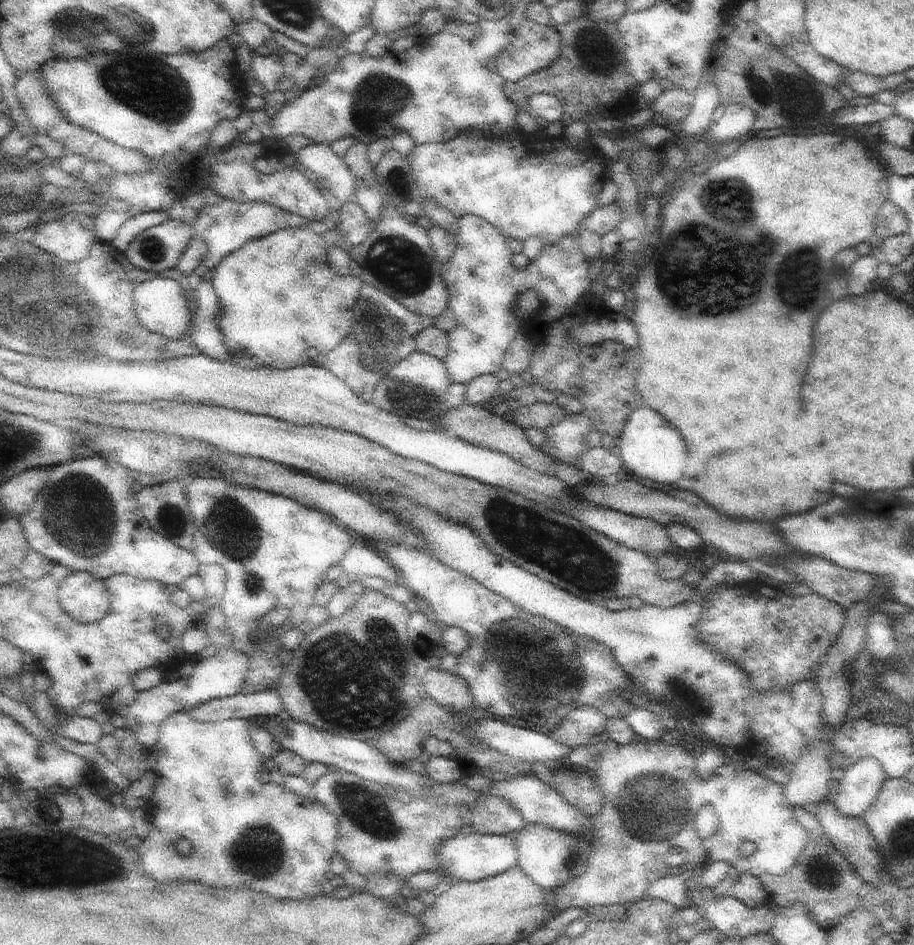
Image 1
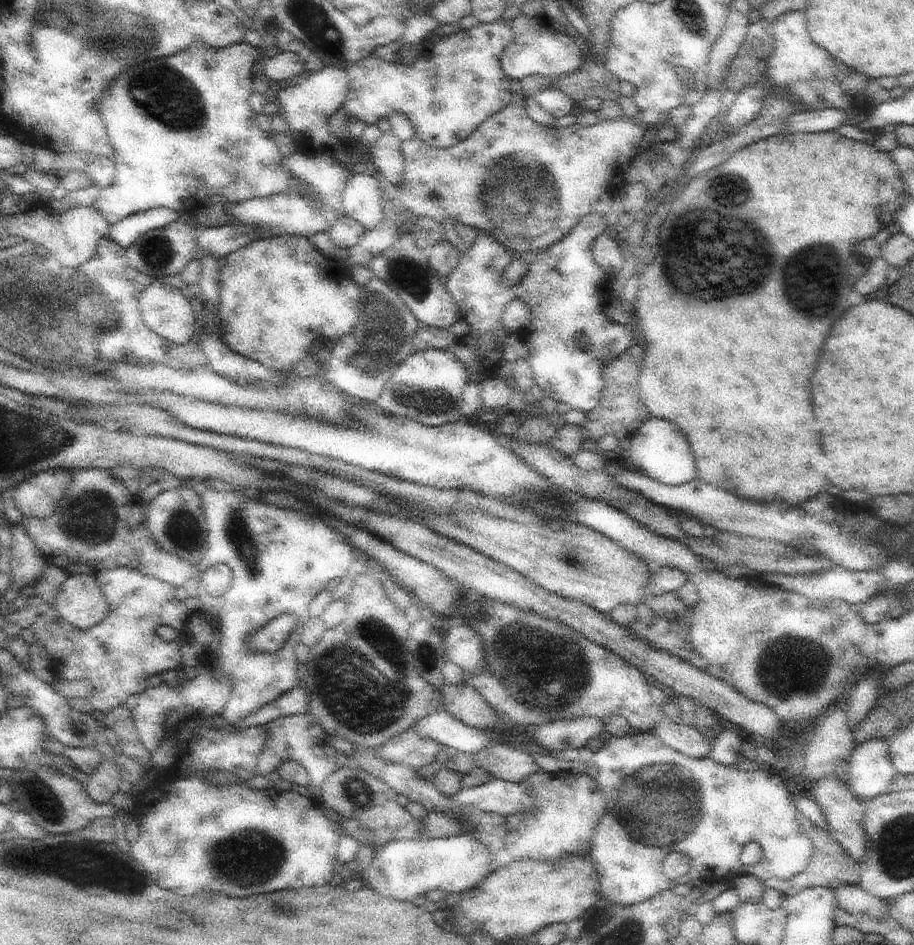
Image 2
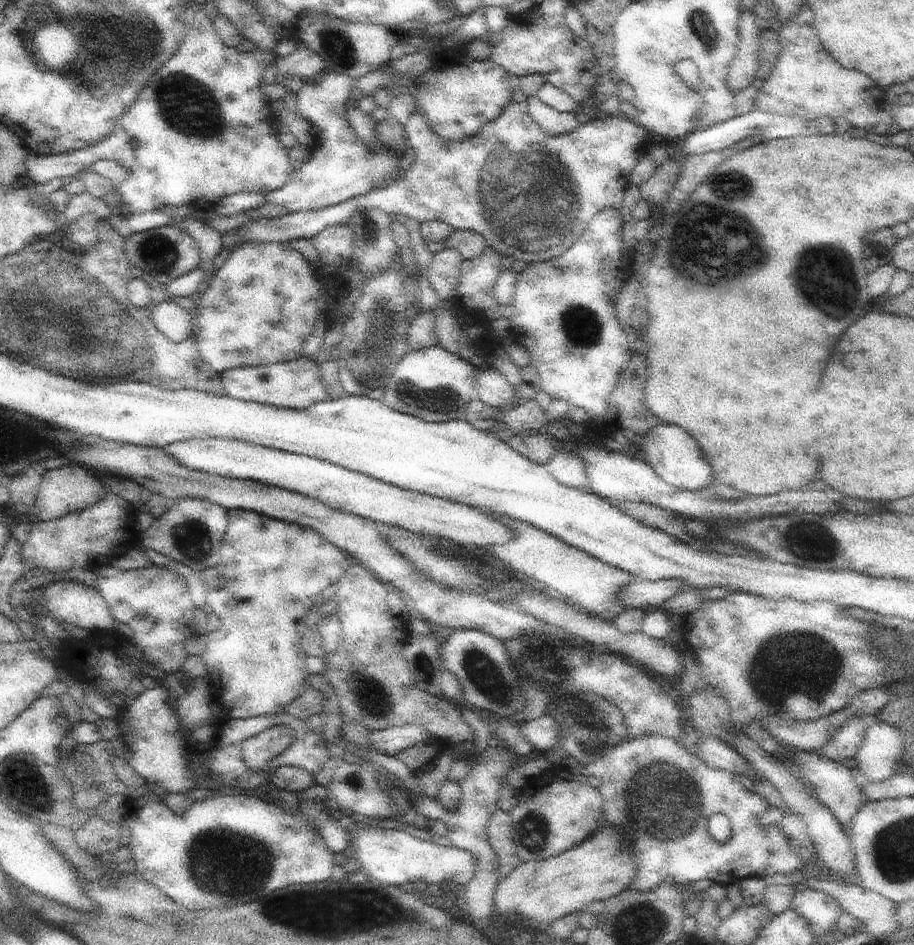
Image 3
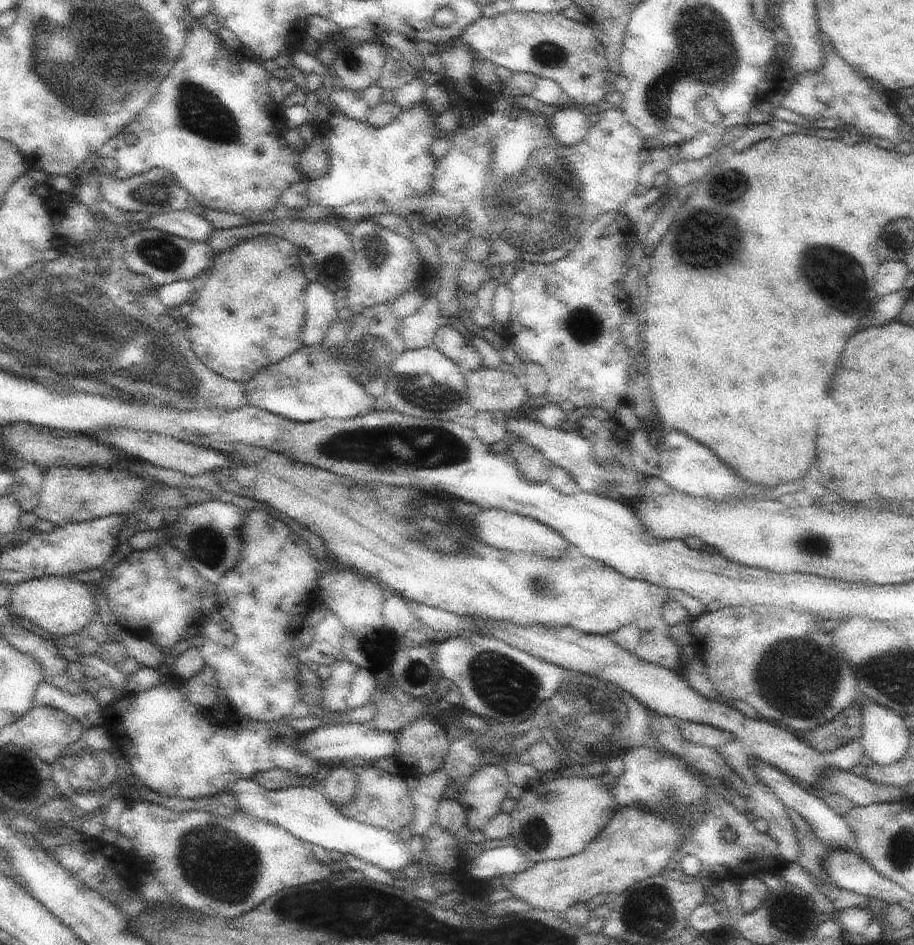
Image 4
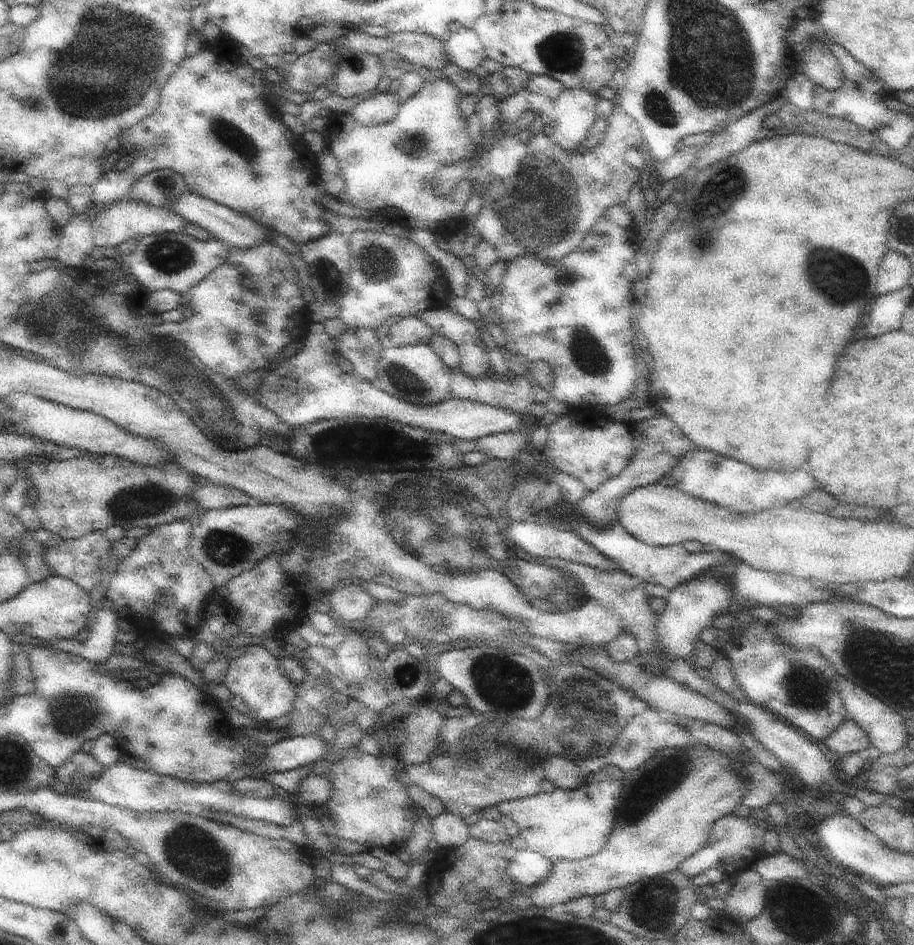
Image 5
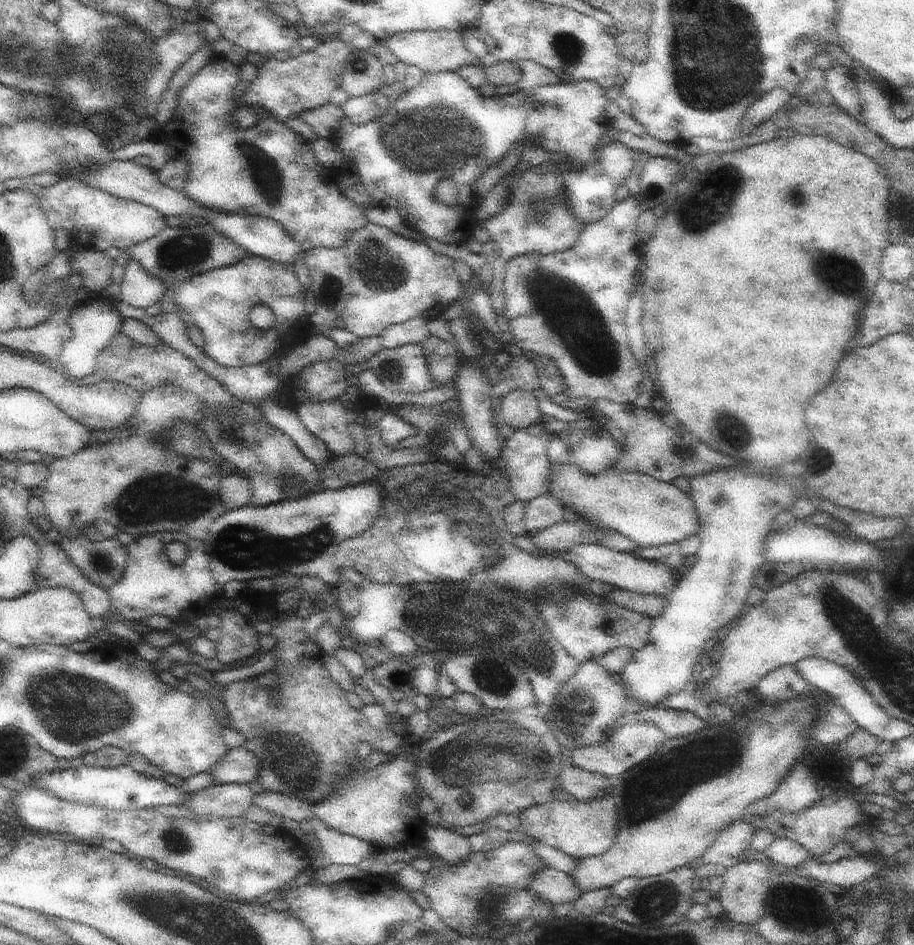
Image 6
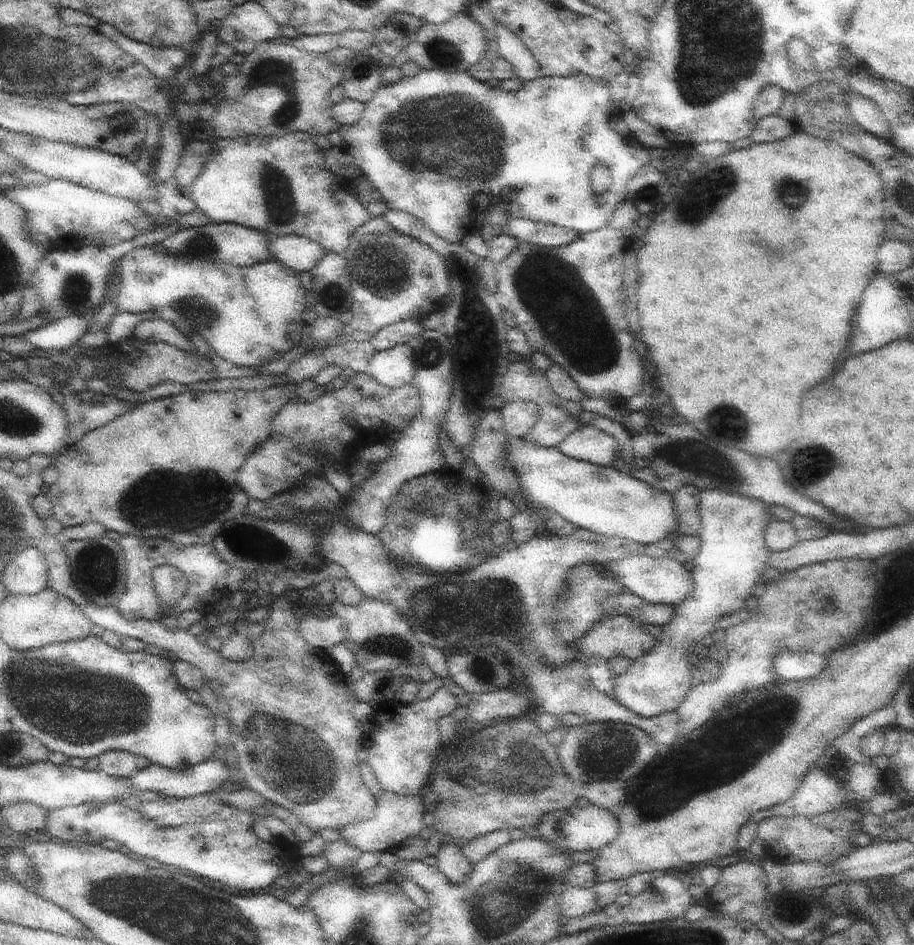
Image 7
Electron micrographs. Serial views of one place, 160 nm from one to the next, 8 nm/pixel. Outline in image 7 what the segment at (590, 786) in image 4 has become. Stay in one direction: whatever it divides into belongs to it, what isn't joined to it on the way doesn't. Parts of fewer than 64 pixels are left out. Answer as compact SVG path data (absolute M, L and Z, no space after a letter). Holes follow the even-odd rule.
M592 804L582 808L574 805L568 810L560 809L545 814L541 817L535 832L565 852L588 852L588 850L600 852L618 838L620 825L618 817L609 810Z

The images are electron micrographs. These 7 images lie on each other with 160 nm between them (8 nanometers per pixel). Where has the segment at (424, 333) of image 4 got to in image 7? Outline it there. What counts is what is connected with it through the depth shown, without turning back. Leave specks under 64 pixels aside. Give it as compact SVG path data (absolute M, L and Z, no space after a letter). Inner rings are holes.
M416 319L389 324L373 336L373 347L377 352L393 349L396 345L408 343L410 339L418 338L424 329L423 324Z

